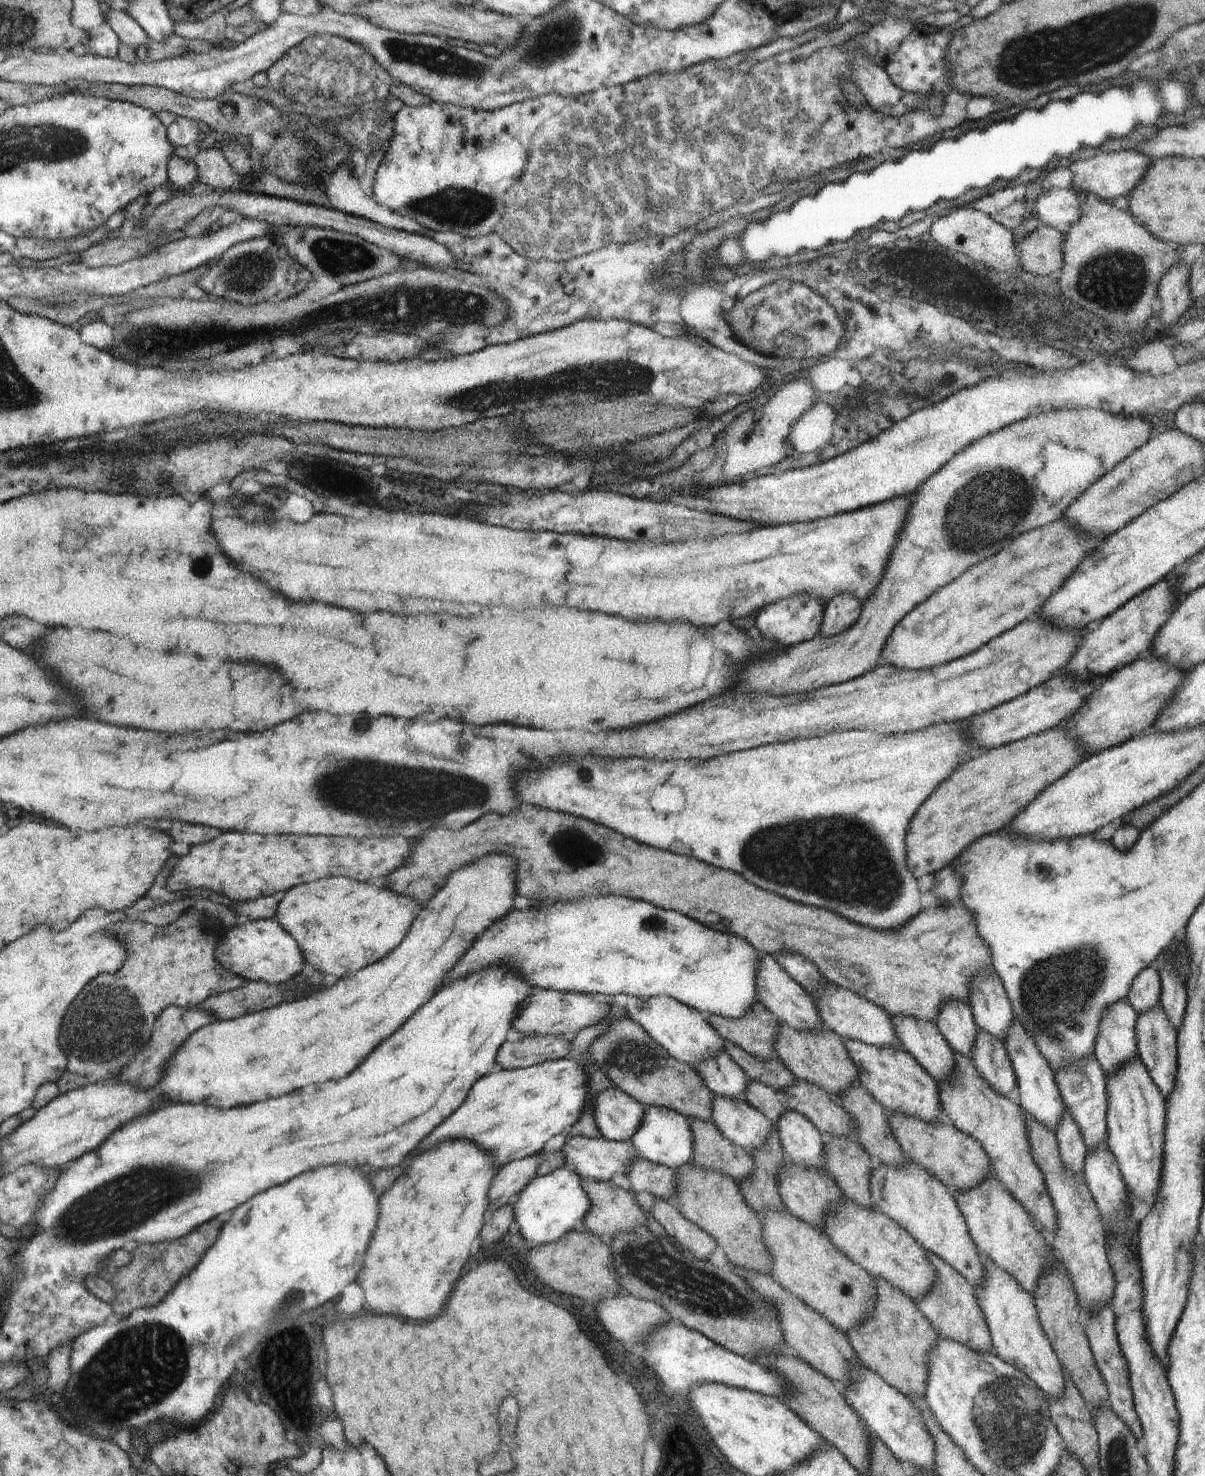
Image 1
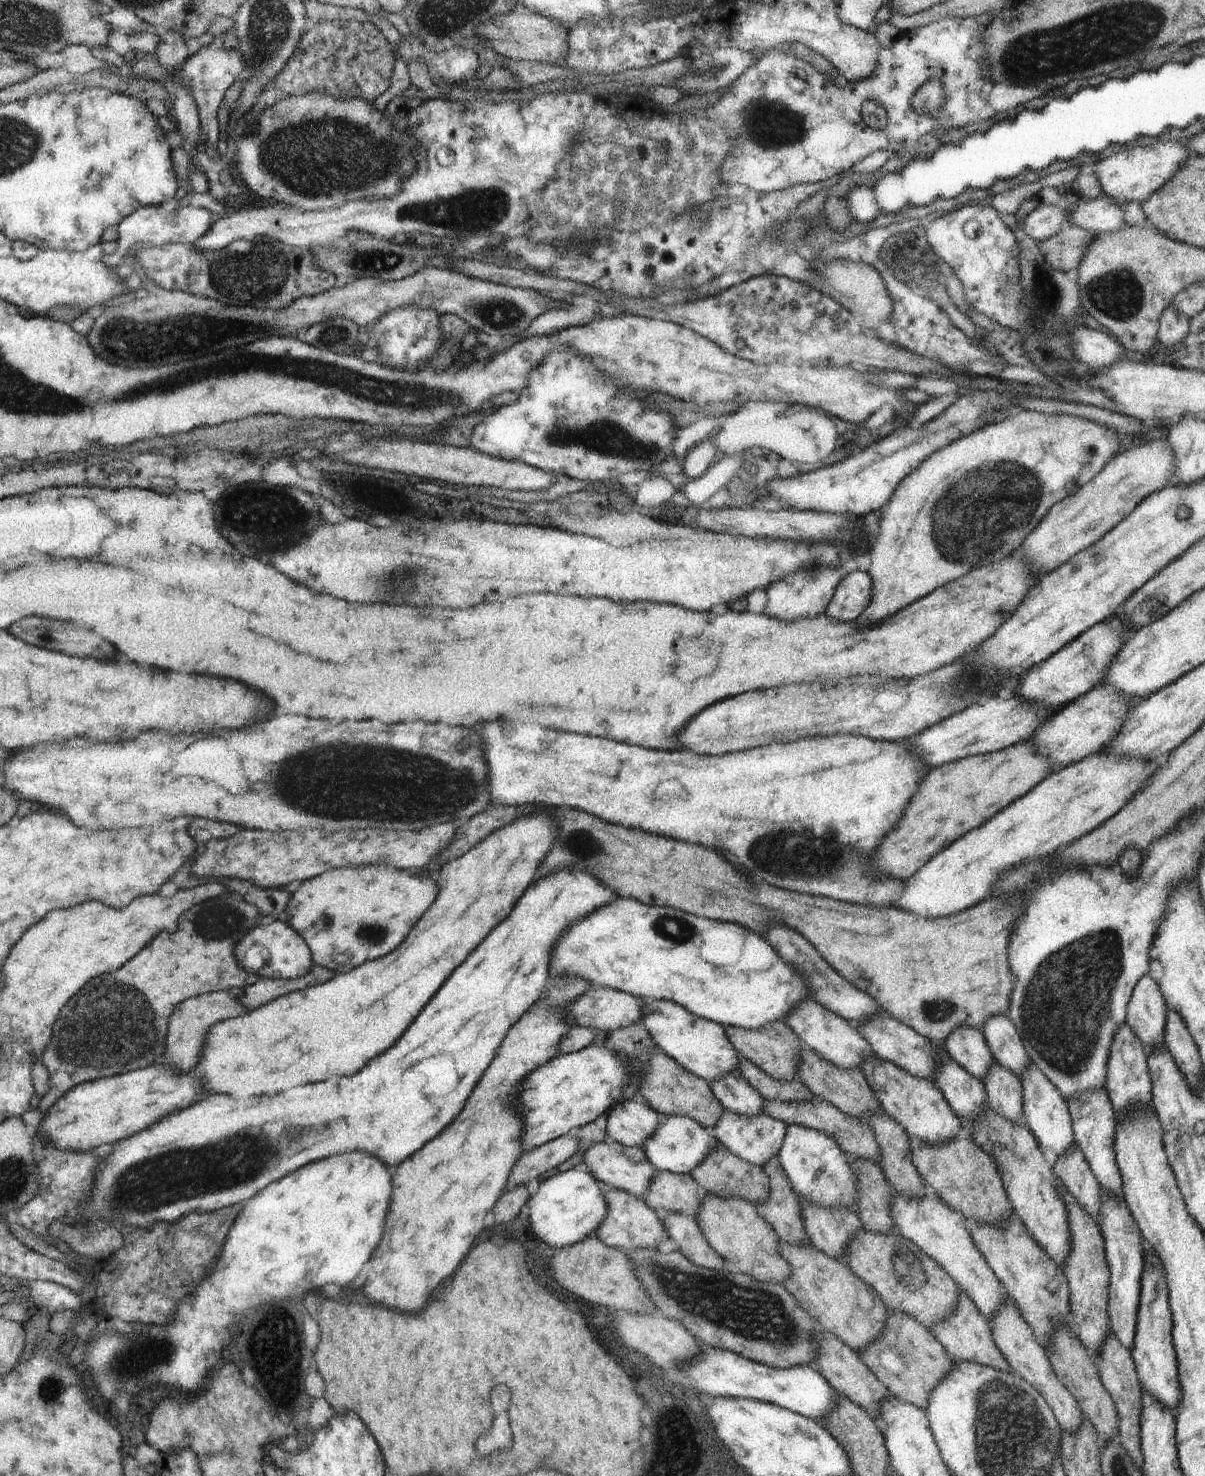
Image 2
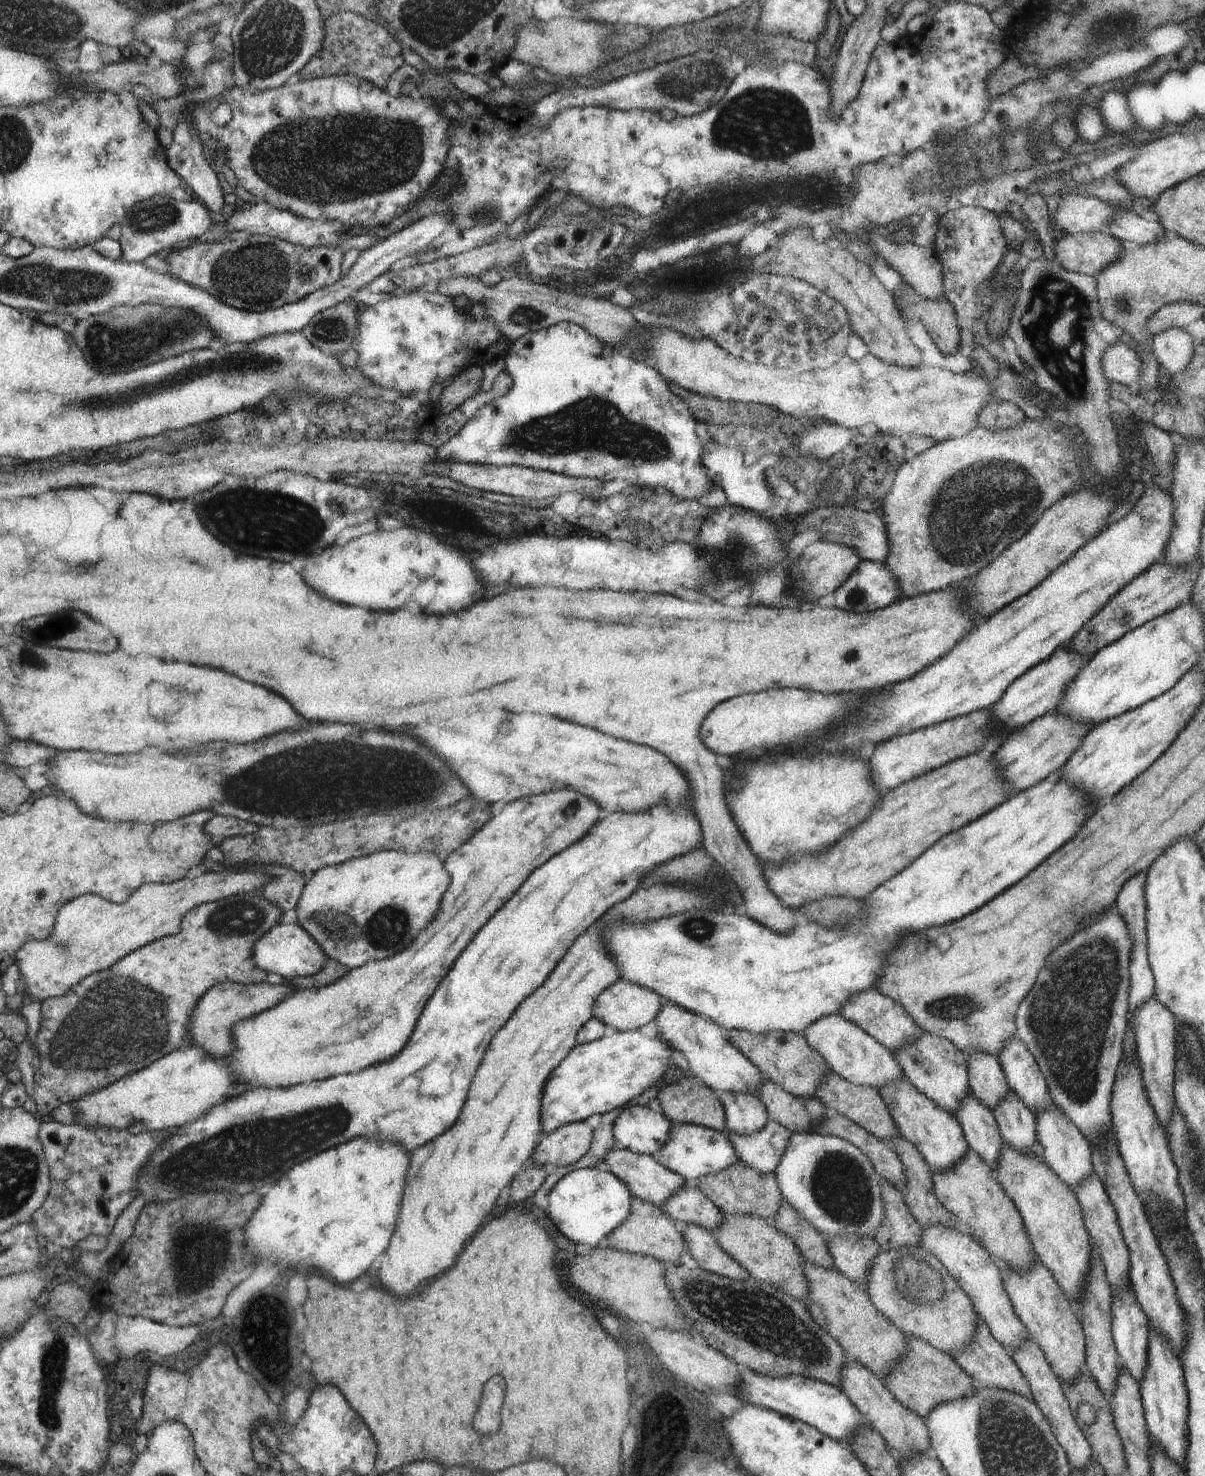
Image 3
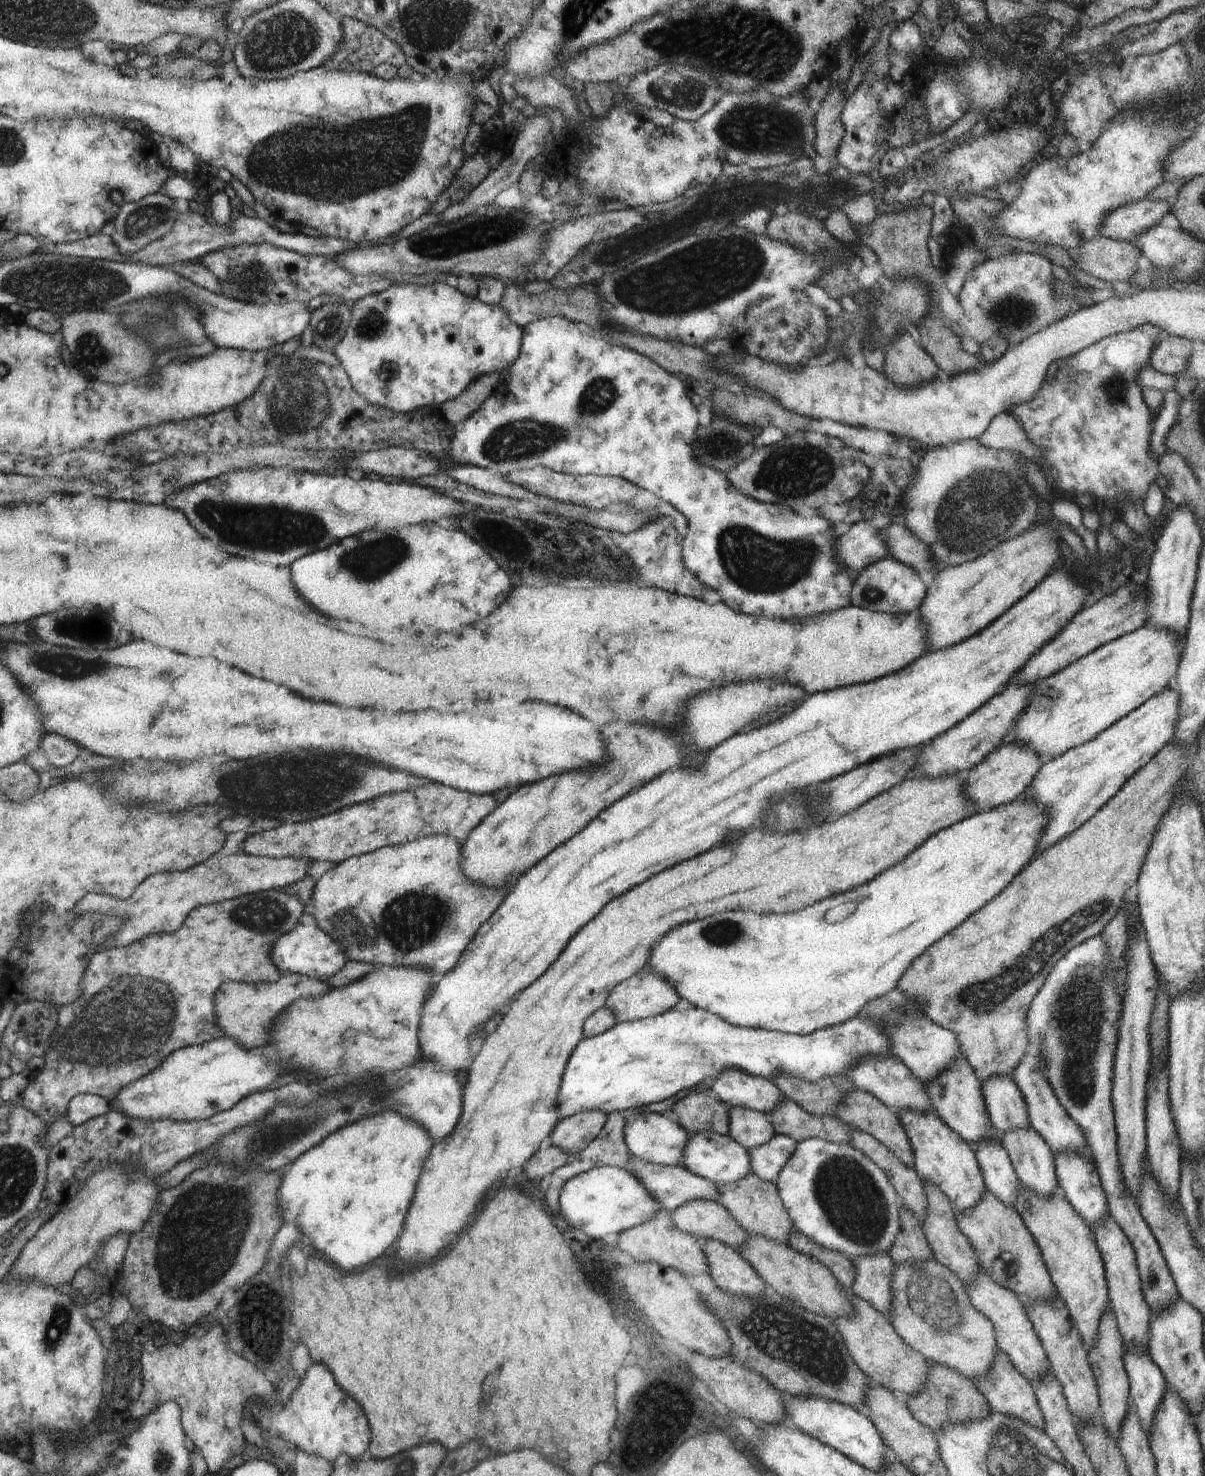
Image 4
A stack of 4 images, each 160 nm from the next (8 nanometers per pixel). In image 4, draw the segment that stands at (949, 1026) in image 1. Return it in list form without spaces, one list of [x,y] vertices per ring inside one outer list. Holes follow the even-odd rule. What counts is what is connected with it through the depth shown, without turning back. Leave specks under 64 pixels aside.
[[[991,1076],[981,1082],[981,1091],[991,1124],[1000,1134],[1016,1127],[1031,1127],[1023,1094],[1010,1077]]]

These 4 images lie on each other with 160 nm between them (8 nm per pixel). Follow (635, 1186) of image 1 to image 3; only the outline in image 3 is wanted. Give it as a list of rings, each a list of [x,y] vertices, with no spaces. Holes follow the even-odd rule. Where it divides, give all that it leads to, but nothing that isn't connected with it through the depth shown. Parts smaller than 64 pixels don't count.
[[[695,1183],[682,1185],[660,1206],[671,1219],[712,1230],[723,1220],[724,1212],[706,1198]]]

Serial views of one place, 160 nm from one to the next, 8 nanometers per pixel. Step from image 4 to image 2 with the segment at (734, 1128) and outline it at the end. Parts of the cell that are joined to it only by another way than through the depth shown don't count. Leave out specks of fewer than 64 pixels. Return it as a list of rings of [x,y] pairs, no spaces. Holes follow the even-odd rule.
[[[738,1072],[726,1074],[709,1082],[714,1097],[725,1110],[740,1116],[758,1116],[764,1113],[764,1099]]]

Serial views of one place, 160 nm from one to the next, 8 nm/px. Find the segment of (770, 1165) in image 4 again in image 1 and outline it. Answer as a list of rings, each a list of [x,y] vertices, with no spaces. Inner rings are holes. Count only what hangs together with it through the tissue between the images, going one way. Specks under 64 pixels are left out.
[[[712,1096],[711,1121],[730,1142],[751,1153],[775,1126],[759,1110],[743,1099]]]

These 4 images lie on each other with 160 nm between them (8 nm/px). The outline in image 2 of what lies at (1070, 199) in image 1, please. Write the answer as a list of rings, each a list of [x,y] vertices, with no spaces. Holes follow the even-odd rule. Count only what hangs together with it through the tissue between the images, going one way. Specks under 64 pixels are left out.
[[[1101,194],[1092,200],[1080,198],[1072,207],[1068,218],[1075,227],[1090,230],[1096,235],[1108,234],[1129,225],[1121,204],[1116,204],[1107,195]]]

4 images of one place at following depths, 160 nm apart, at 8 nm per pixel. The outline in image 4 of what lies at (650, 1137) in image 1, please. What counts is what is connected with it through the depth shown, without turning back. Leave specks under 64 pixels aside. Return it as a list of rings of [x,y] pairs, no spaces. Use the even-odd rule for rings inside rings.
[[[712,1131],[688,1133],[679,1164],[690,1172],[712,1181],[717,1185],[734,1182],[751,1172],[747,1148],[740,1146],[729,1135],[721,1135]]]

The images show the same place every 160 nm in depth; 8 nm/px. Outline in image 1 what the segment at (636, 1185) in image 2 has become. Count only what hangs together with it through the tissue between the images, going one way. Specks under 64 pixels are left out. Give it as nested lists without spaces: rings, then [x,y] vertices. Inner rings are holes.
[[[566,1134],[560,1154],[566,1166],[580,1178],[610,1181],[614,1174],[627,1174],[629,1164],[638,1157],[630,1141],[609,1141]]]

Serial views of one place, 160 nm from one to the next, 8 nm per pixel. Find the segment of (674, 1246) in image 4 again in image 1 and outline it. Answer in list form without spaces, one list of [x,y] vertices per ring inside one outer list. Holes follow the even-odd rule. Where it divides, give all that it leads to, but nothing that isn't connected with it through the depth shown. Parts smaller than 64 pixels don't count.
[[[581,1178],[580,1184],[590,1201],[588,1212],[583,1216],[583,1224],[590,1232],[605,1240],[613,1239],[618,1233],[632,1230],[634,1227],[645,1226],[644,1210],[637,1203],[632,1191],[618,1187],[612,1180],[594,1181]]]

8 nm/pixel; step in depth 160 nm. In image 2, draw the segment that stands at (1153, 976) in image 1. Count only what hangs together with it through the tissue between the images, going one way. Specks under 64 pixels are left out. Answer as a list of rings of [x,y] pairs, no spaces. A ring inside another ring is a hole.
[[[1143,976],[1134,987],[1127,1006],[1125,1022],[1143,1042],[1144,1049],[1164,1045],[1164,1025],[1167,1019],[1167,1002],[1160,987],[1150,978]]]

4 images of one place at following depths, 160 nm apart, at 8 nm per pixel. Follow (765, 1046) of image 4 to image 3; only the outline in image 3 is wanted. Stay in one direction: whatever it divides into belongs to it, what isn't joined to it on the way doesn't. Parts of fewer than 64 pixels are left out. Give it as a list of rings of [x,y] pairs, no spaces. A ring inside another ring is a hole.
[[[639,1029],[633,1031],[616,1031],[601,1039],[576,1045],[566,1058],[548,1075],[541,1098],[541,1134],[549,1135],[561,1126],[584,1122],[592,1114],[604,1114],[614,1109],[623,1109],[632,1099],[642,1094],[647,1088],[658,1082],[668,1065],[673,1050],[657,1035],[650,1037]]]

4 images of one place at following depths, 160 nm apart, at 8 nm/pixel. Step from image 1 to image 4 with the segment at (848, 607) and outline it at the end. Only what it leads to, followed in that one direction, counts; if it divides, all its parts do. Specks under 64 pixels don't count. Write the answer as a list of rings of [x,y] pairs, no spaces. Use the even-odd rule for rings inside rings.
[[[890,557],[880,559],[858,572],[849,594],[851,604],[879,613],[912,612],[912,610],[919,608],[927,593],[927,588],[918,573],[917,569],[906,566]]]

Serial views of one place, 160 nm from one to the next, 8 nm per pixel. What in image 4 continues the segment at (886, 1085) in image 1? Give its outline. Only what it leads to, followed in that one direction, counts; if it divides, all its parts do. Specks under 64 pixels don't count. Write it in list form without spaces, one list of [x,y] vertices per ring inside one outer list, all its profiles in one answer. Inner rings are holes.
[[[892,1109],[900,1119],[908,1135],[915,1156],[915,1171],[924,1183],[937,1186],[960,1211],[972,1208],[973,1204],[988,1190],[978,1164],[976,1155],[969,1142],[952,1130],[932,1111],[914,1109]]]

